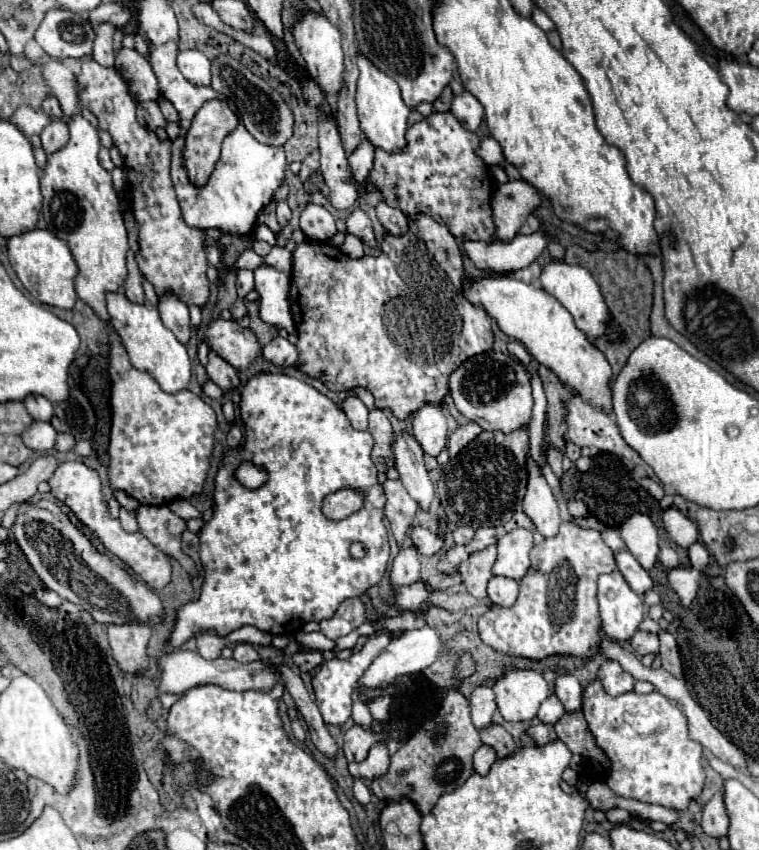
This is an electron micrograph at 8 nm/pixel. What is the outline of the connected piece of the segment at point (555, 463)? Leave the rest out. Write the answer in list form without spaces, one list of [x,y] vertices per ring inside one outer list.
[[[547,444],[545,446],[545,456],[547,456],[547,462],[549,462],[549,466],[553,468],[553,472],[555,472],[555,476],[557,478],[561,478],[561,474],[563,474],[563,470],[561,470],[561,458],[563,458],[563,454],[555,448],[555,446],[551,446],[551,444]]]

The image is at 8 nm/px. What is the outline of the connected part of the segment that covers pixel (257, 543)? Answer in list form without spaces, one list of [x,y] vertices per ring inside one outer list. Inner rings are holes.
[[[259,372],[249,378],[241,392],[239,414],[245,424],[245,444],[241,450],[227,448],[223,452],[223,462],[217,468],[213,516],[199,536],[199,558],[205,568],[205,578],[197,602],[177,608],[177,618],[167,640],[167,646],[173,648],[183,646],[191,636],[197,636],[203,630],[215,630],[219,636],[227,636],[243,626],[255,626],[273,636],[295,634],[301,630],[301,622],[321,622],[331,618],[343,600],[365,594],[381,580],[387,568],[389,536],[383,524],[385,492],[371,460],[371,434],[351,428],[345,412],[311,384],[271,372]],[[243,462],[253,462],[265,470],[269,476],[267,482],[255,490],[245,488],[235,478],[235,470]],[[343,488],[361,492],[365,504],[349,518],[331,522],[321,512],[321,500]],[[355,540],[367,546],[367,554],[359,560],[359,566],[349,556],[349,546]]]

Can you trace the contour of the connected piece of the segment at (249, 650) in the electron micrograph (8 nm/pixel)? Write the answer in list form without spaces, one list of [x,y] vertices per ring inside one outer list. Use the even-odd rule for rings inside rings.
[[[235,644],[233,646],[233,658],[237,660],[237,662],[255,662],[255,660],[259,660],[259,656],[257,656],[257,650],[255,650],[255,646],[251,646],[251,644]]]

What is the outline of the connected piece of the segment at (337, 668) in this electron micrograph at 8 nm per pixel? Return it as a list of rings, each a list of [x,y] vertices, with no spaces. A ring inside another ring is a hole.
[[[379,628],[377,632],[373,632],[369,636],[369,640],[365,642],[365,646],[357,652],[357,654],[351,654],[349,658],[345,660],[337,660],[333,658],[329,664],[325,662],[317,674],[313,676],[313,690],[315,690],[315,698],[317,698],[317,706],[321,710],[321,716],[325,720],[325,724],[333,724],[333,726],[343,726],[349,718],[351,718],[351,706],[353,706],[353,694],[359,694],[361,700],[365,704],[371,702],[371,698],[367,696],[367,688],[361,684],[361,676],[365,674],[365,670],[371,666],[371,662],[389,646],[389,642],[397,636],[399,632],[389,632],[389,630],[383,630]]]

